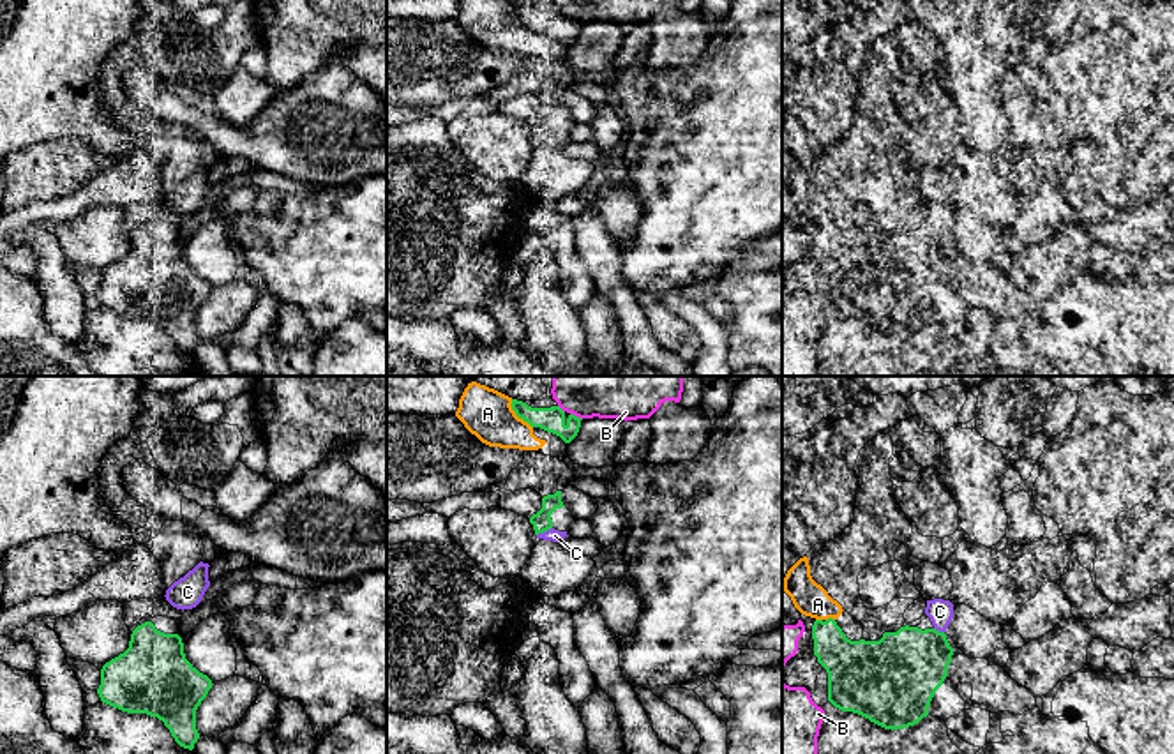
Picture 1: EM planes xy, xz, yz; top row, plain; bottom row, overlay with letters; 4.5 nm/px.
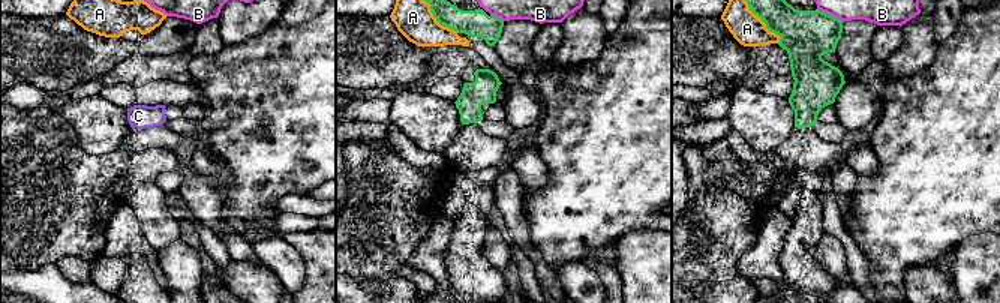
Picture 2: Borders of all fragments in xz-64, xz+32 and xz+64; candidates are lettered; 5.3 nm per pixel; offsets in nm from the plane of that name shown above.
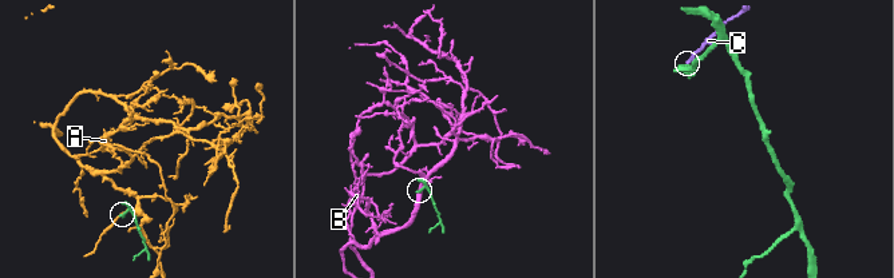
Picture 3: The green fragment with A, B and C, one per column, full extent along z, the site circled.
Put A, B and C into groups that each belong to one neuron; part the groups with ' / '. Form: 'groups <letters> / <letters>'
groups A / B / C

